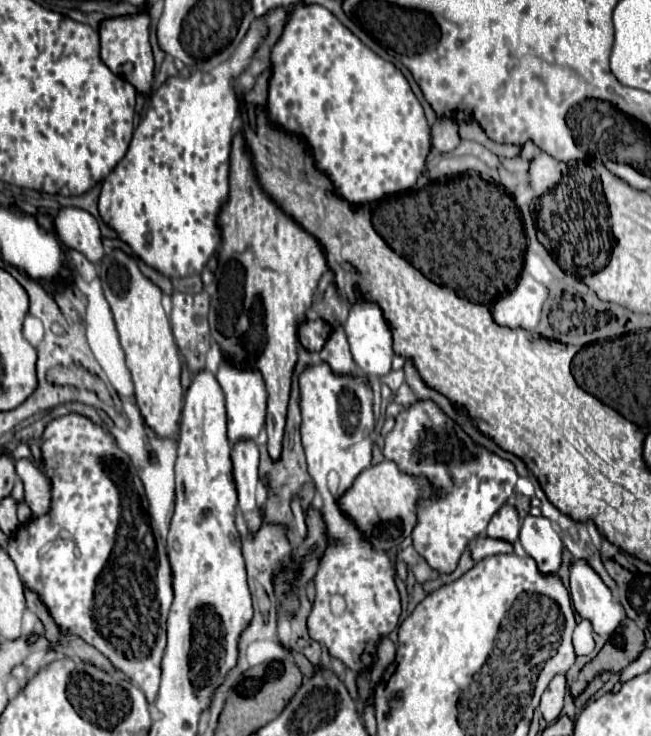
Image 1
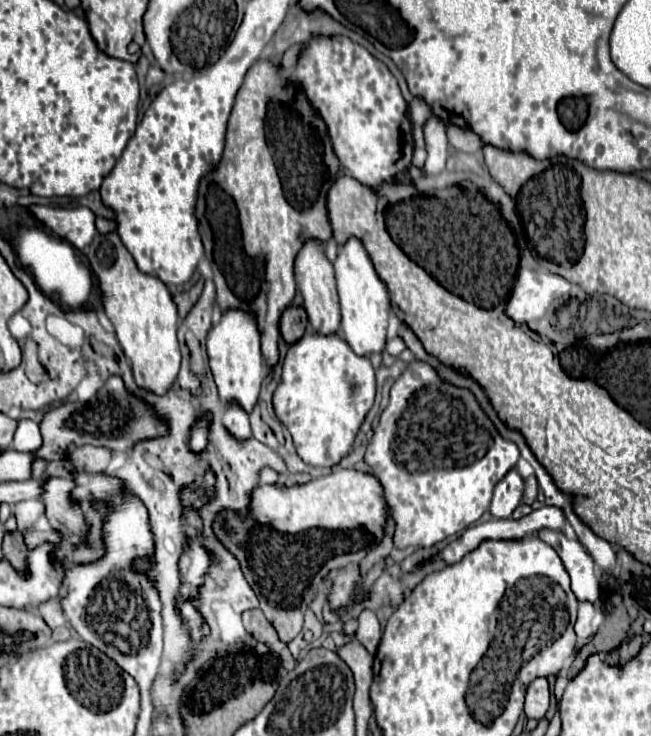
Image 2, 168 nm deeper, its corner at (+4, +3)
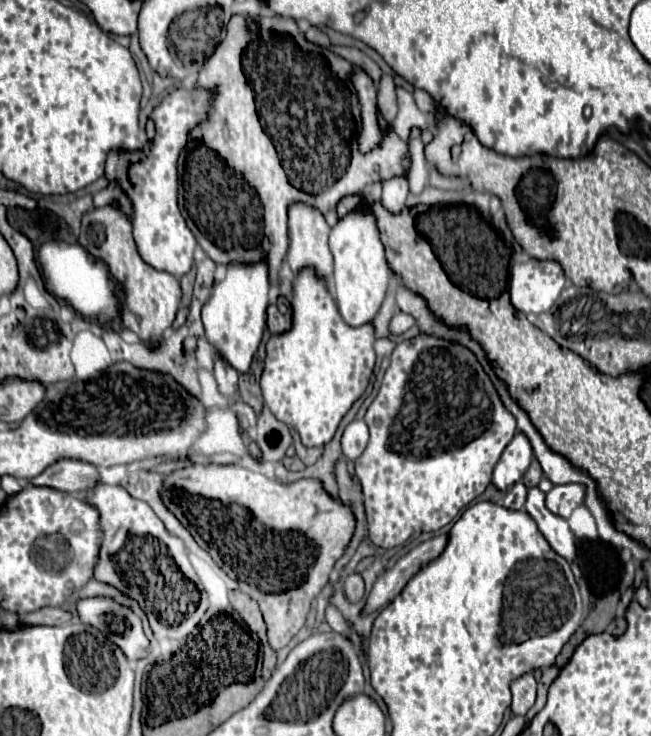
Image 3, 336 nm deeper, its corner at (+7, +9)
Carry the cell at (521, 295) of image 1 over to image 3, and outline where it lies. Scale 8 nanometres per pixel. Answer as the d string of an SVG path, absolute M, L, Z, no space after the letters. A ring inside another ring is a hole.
M534 260L512 266L510 298L524 314L542 314L552 308L564 288L566 276L558 262Z

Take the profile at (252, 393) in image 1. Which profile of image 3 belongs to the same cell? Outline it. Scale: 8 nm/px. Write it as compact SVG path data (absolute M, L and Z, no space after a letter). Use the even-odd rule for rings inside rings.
M228 264L228 274L220 284L214 284L210 300L202 308L202 324L208 342L214 346L218 358L230 364L236 372L248 374L252 358L262 340L262 326L268 308L268 266L258 264Z

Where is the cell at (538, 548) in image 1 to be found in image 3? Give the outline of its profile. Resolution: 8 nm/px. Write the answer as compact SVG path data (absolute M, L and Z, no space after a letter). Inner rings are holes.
M522 482L514 484L508 492L506 492L506 498L504 498L504 506L506 508L524 508L526 504L526 486Z

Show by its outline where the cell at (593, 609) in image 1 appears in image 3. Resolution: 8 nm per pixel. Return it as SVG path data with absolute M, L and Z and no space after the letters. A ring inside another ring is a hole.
M530 488L524 508L534 518L534 522L538 524L538 530L548 540L552 550L558 556L562 556L564 560L576 562L578 546L576 546L576 540L574 540L574 536L572 536L572 532L568 528L568 522L564 518L552 514L544 506L544 492L540 492L538 488Z

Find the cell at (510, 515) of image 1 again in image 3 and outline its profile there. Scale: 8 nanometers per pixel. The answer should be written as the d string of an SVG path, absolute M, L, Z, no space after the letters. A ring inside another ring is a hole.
M518 432L502 452L500 462L496 464L492 474L492 484L502 492L508 490L510 486L522 480L526 468L530 466L530 460L532 460L532 446L528 438L522 432Z

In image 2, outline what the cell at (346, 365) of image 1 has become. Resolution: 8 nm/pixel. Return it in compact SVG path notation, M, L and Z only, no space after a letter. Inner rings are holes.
M315 238L305 240L303 248L299 250L299 254L295 258L295 280L297 280L297 288L303 296L303 308L307 312L309 328L313 332L321 332L321 334L337 332L339 322L341 322L341 312L339 312L339 298L337 298L337 288L335 288L335 270L333 270L333 264L325 256L323 242L319 242Z

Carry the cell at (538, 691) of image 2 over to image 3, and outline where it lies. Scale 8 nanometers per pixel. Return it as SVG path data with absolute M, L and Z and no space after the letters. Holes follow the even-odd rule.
M524 674L512 682L512 712L524 716L536 702L536 678Z

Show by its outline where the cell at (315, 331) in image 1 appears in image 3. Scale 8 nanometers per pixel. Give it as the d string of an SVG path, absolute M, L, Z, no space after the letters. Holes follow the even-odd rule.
M278 296L276 302L268 306L268 328L272 334L282 334L292 326L292 304Z

